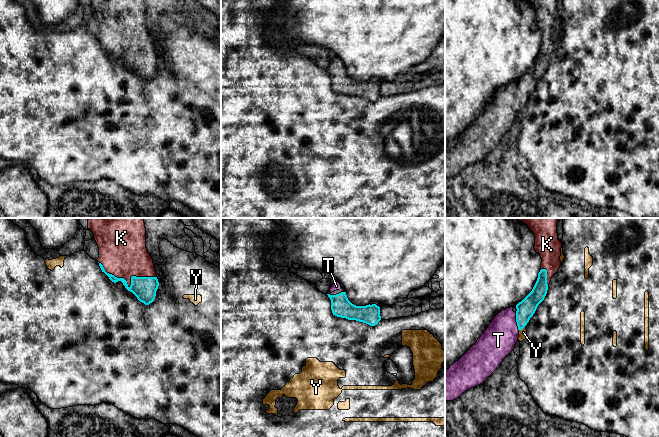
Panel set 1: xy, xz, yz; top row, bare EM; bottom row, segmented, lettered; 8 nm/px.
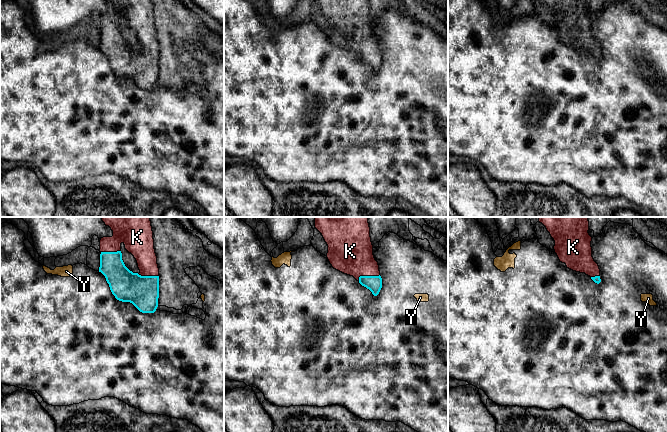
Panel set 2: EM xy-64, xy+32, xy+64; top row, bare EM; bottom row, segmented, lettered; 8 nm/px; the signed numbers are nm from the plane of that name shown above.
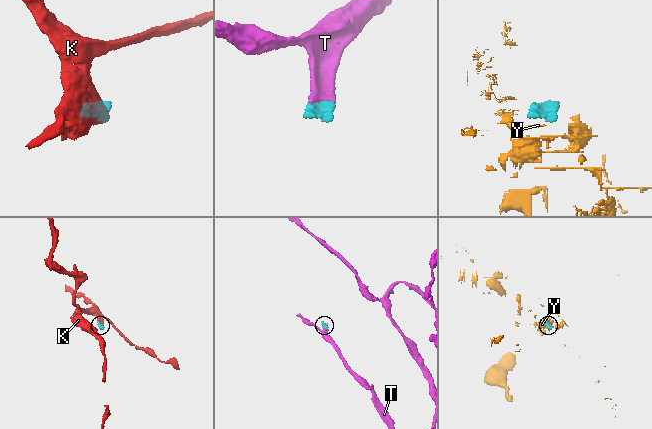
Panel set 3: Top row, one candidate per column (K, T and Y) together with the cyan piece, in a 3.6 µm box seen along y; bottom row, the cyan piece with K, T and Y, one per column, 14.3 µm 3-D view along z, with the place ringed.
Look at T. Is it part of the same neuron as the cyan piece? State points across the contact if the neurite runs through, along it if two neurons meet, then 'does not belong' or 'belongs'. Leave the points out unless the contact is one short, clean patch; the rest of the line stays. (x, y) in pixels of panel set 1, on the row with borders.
runs through yz (526, 308), (516, 321), (498, 340); belongs

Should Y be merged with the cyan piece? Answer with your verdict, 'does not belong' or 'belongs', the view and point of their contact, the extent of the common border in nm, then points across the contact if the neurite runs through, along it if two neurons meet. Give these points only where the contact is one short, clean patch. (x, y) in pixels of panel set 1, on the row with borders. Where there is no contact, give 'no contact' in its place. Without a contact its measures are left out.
does not belong; meets cyan in yz at (521, 328); contact 60 nm long; border along yz (524, 326), (519, 330)

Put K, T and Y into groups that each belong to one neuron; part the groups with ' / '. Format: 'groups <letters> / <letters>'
groups K T / Y

